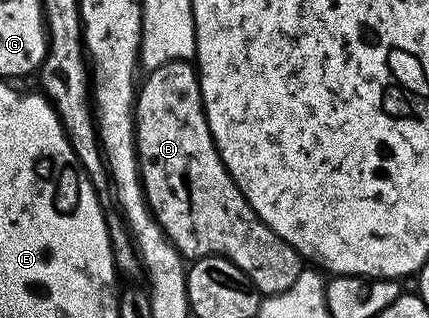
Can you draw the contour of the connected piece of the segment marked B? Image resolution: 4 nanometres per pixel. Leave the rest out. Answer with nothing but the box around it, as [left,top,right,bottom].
[136,59,302,296]

